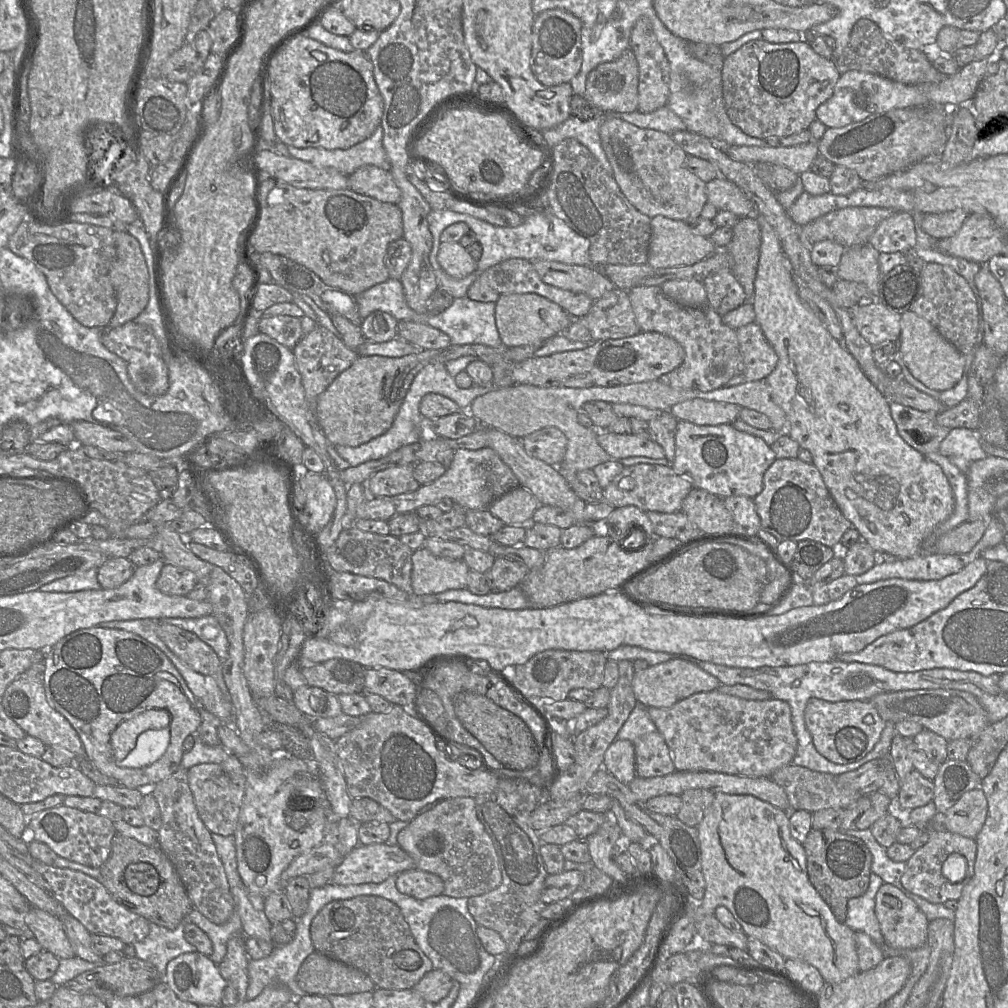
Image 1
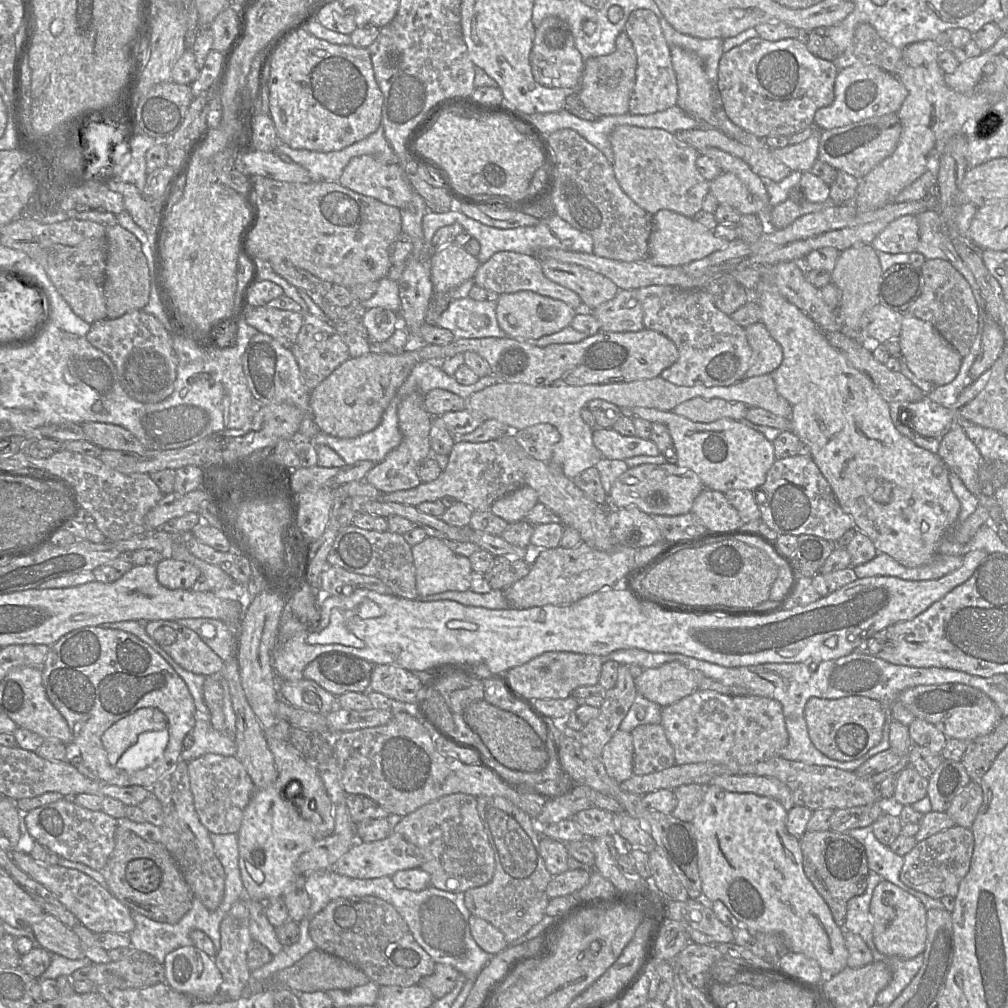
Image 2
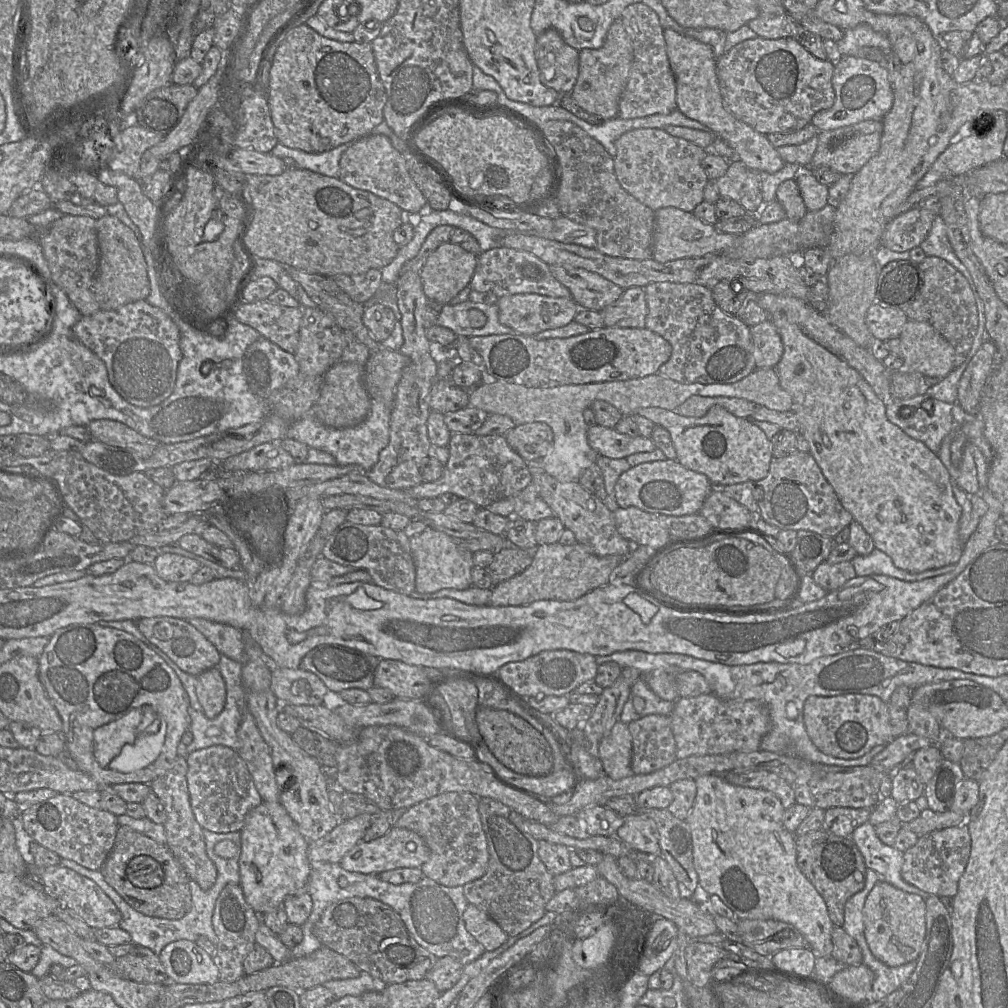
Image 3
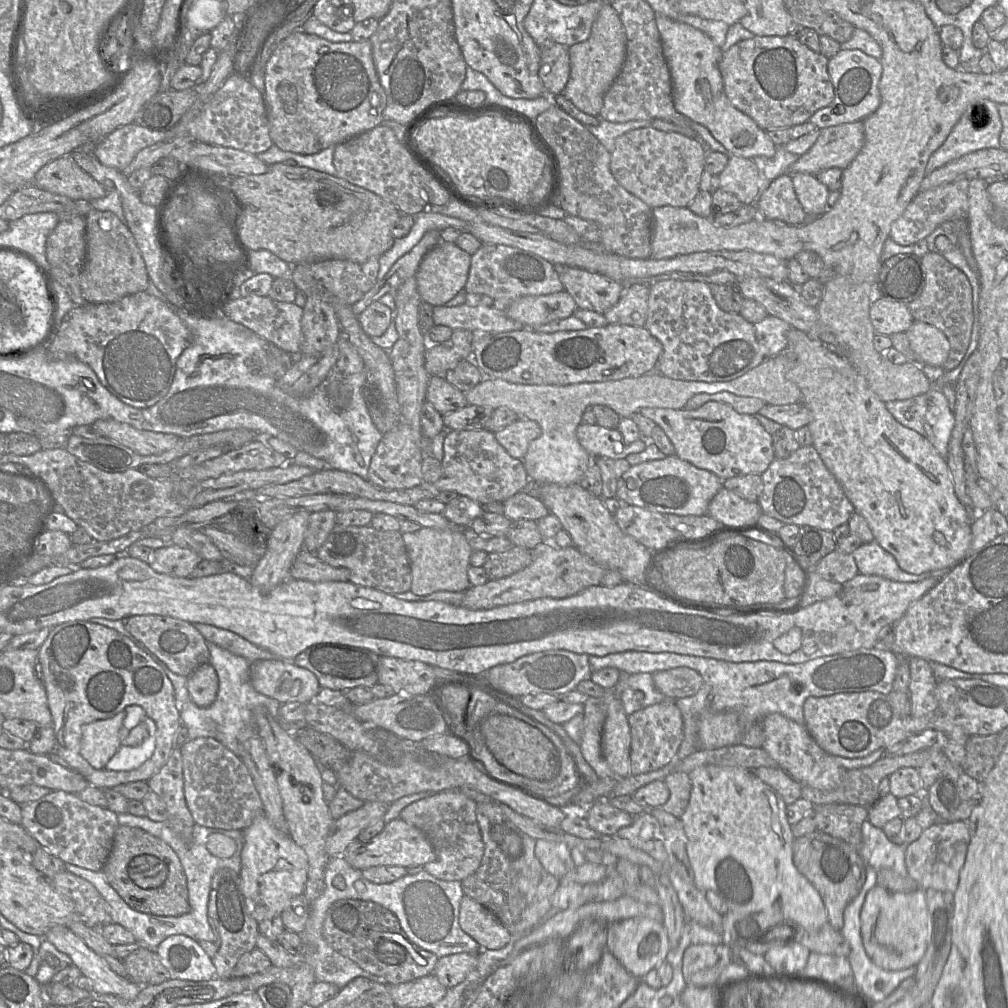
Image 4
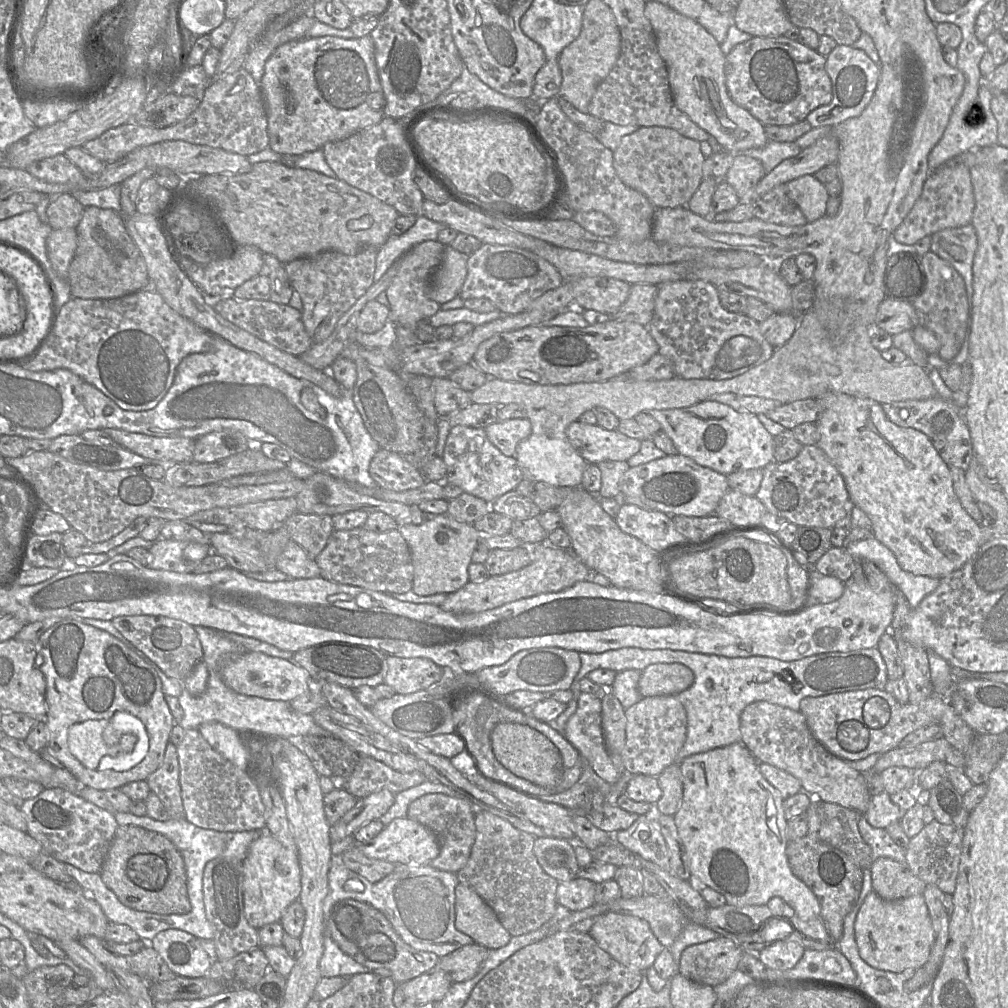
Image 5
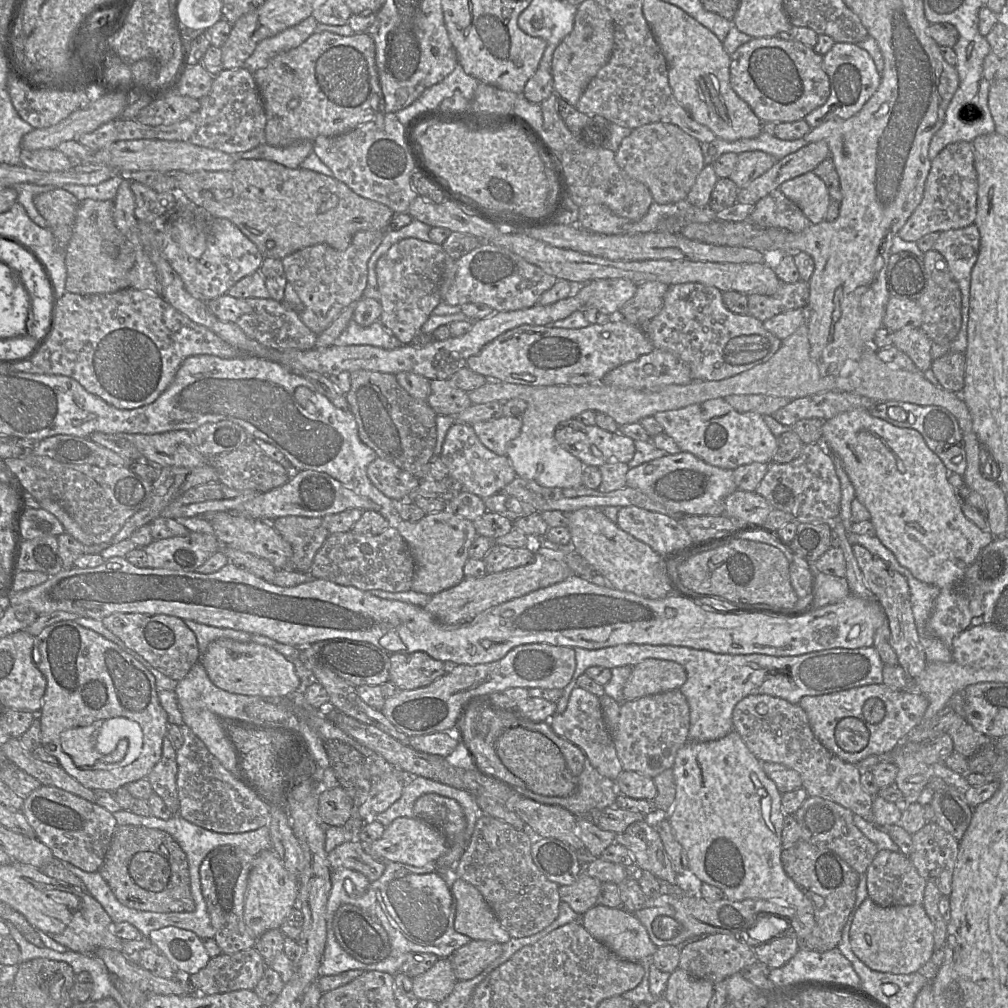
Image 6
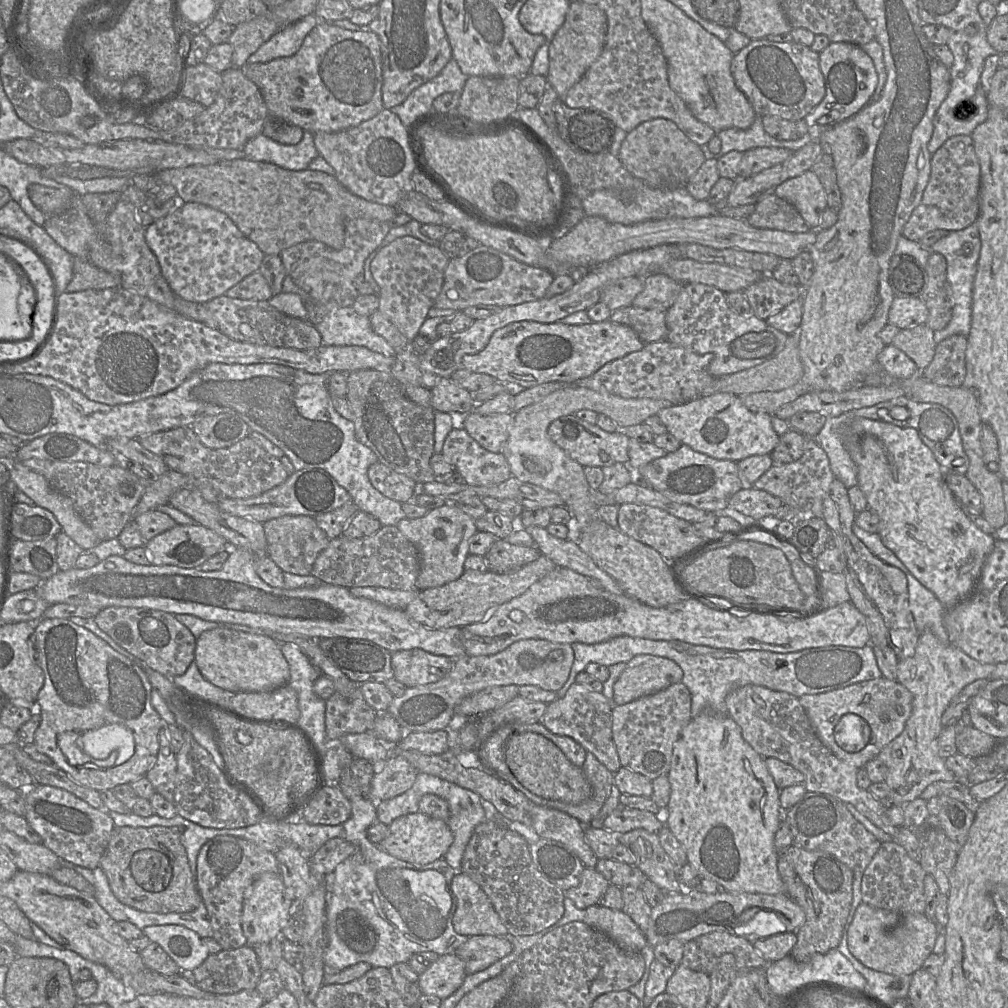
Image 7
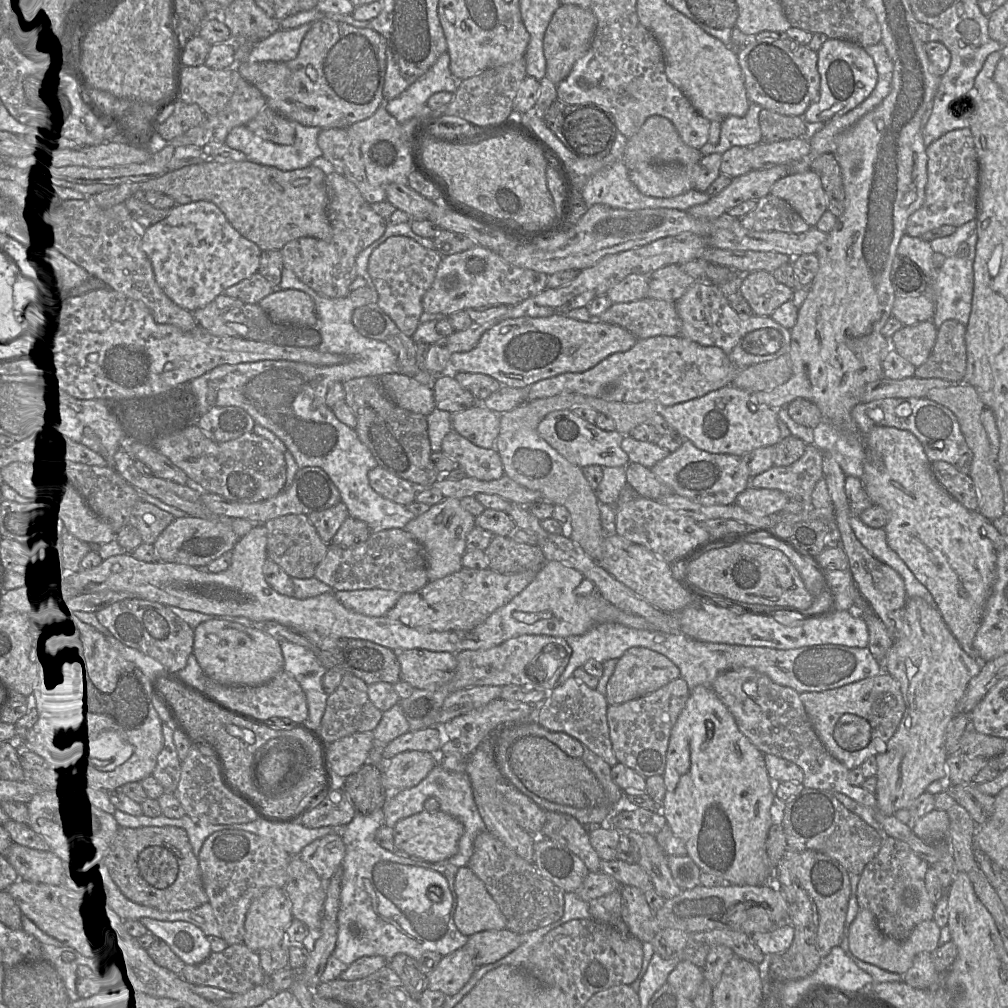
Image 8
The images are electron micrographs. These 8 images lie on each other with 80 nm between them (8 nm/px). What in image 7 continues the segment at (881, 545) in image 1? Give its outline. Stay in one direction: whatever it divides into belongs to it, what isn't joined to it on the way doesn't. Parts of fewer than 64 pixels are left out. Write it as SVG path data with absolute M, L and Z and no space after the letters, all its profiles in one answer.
M856 417L848 424L846 428L844 433L844 442L852 460L857 467L857 485L867 500L868 508L876 513L879 518L878 533L881 537L882 543L896 555L896 557L923 586L934 593L946 610L969 597L974 590L983 564L989 553L992 551L996 539L994 535L988 535L982 532L965 515L961 505L956 501L945 482L944 475L946 471L937 462L933 452L921 440L918 432L913 428L901 428L880 420Z

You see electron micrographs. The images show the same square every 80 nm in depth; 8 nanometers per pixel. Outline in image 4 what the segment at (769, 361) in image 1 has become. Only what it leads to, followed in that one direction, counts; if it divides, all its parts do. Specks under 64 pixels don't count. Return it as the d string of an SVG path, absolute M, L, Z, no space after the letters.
M771 315L754 324L756 339L766 357L776 356L786 349L790 328L786 321Z

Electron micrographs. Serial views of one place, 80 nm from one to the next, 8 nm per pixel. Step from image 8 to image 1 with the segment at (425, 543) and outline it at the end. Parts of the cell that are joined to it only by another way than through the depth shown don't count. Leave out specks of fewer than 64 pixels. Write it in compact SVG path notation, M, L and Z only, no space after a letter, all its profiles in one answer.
M425 547L412 553L411 585L415 595L465 589L468 573L463 560L436 557Z

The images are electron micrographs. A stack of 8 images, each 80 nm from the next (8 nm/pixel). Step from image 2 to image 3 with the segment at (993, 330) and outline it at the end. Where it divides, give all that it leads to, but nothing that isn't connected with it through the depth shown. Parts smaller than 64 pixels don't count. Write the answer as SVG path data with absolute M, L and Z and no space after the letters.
M986 339L964 371L958 384L957 401L966 413L977 414L982 389L995 366L997 356L996 345Z

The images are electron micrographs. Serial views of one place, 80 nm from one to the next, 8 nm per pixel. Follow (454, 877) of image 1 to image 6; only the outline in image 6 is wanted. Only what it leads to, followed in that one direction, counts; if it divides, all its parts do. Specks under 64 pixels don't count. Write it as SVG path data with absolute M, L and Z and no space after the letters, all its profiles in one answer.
M429 793L419 797L413 808L414 817L427 822L443 832L448 840L448 849L435 863L440 866L454 868L465 852L469 843L466 841L466 818L461 805L454 799L447 798L435 793Z

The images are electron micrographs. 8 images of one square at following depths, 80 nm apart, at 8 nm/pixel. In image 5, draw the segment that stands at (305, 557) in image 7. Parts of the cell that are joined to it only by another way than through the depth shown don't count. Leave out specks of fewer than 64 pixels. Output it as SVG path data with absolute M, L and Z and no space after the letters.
M295 513L284 521L283 526L291 540L300 545L312 559L321 553L334 531L329 515Z

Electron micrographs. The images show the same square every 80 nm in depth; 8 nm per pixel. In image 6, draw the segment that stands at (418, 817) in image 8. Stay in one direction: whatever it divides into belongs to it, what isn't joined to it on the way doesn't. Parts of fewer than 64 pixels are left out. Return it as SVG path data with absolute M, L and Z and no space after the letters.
M399 817L385 828L380 839L364 844L365 851L374 859L383 859L412 866L435 862L448 849L448 840L441 830L416 817Z

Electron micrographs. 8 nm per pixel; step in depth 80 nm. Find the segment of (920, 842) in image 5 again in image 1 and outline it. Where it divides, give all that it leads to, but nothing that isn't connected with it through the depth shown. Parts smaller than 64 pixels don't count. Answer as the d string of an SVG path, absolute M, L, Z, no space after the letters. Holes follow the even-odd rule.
M929 828L929 832L930 837L927 843L915 850L914 854L906 862L906 871L901 877L901 883L908 891L931 903L944 904L947 900L958 901L963 888L974 876L977 843L975 839L967 838L947 830L936 831ZM953 853L961 854L967 860L966 876L959 883L951 883L942 875L942 865L946 858Z

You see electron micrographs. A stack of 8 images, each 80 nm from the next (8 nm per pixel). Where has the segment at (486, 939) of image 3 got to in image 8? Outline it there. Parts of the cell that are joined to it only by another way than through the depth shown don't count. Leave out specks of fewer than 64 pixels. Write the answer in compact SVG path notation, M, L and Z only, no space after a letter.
M468 867L458 869L454 889L457 897L454 923L466 936L506 928L506 919L483 881Z

